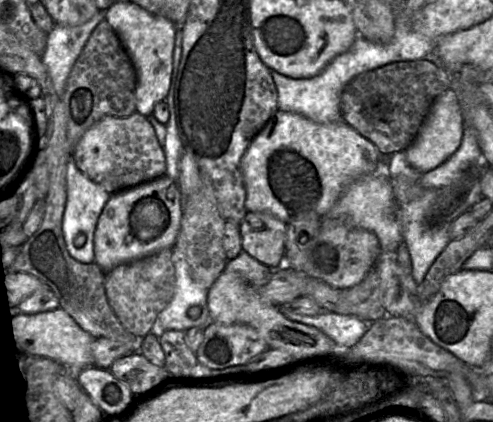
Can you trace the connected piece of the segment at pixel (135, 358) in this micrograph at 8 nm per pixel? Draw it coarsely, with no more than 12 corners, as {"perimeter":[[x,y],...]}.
{"perimeter":[[140,352],[118,358],[109,371],[133,394],[168,375]]}

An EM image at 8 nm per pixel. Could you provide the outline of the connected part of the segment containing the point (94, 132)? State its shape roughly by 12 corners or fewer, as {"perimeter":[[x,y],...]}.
{"perimeter":[[106,116],[75,145],[77,168],[113,194],[158,179],[146,116]]}

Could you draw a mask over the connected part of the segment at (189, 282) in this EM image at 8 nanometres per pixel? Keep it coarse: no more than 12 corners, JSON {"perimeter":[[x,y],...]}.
{"perimeter":[[186,258],[172,260],[175,291],[152,331],[186,332],[210,322],[209,290]]}

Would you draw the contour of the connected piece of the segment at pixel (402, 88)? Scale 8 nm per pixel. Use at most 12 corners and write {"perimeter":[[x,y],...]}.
{"perimeter":[[435,51],[344,87],[342,120],[405,151],[453,75]]}

